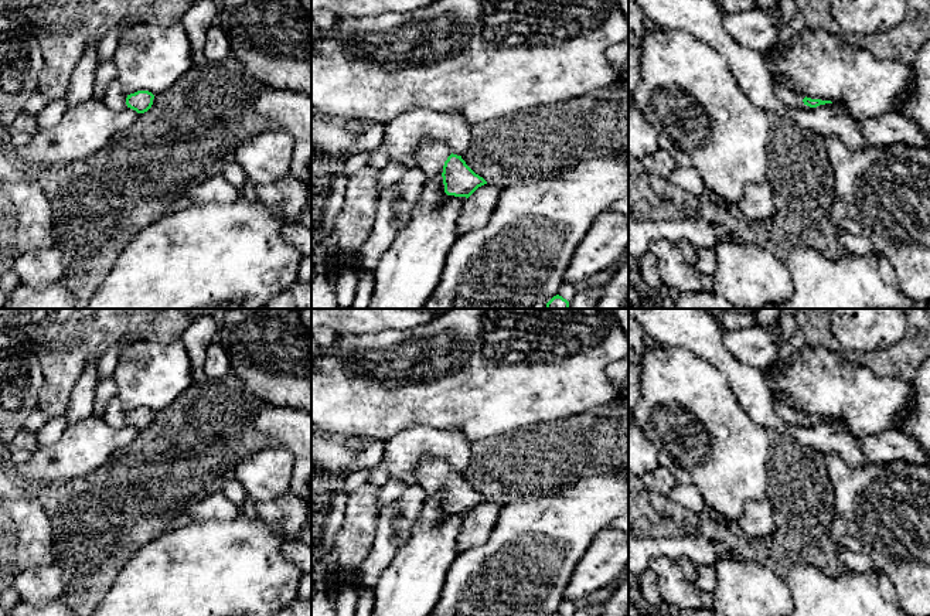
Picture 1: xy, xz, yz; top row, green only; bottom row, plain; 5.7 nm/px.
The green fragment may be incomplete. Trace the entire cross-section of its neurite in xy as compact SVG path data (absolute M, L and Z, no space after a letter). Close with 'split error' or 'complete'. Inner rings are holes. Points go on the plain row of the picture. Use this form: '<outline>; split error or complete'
M116 395L106 404L102 419L112 428L125 428L130 425L137 430L144 430L151 425L153 416L154 412L149 408L137 408L125 412Z; split error

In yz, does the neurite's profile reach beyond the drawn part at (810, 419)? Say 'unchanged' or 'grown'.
grown

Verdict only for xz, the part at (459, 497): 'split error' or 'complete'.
split error

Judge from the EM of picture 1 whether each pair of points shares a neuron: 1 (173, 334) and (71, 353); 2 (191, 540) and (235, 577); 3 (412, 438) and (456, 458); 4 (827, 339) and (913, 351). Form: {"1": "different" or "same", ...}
{"1": "same", "2": "same", "3": "same", "4": "same"}

